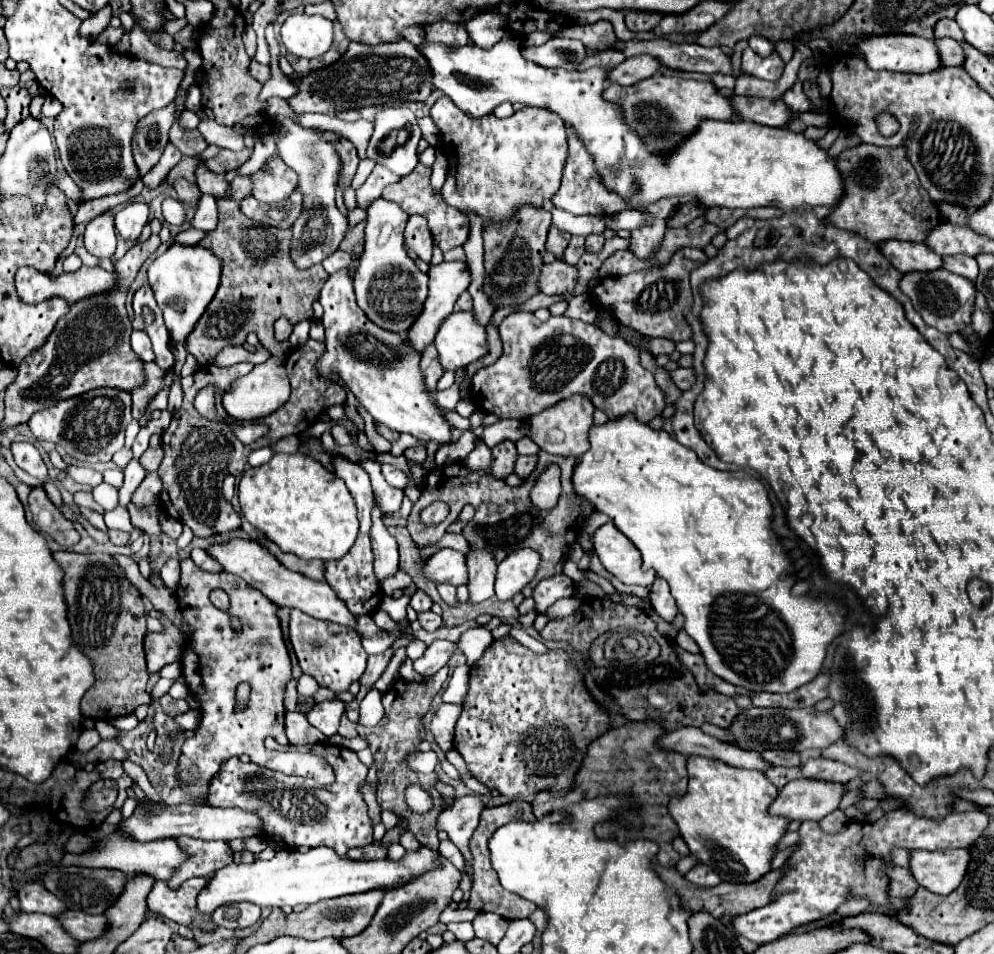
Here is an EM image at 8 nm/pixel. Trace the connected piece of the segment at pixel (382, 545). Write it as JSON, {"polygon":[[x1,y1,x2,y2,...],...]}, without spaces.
{"polygon":[[374,500,370,538,372,538,372,552,374,552,374,572,378,580,384,580,398,570,398,544,394,536,388,534,388,528,384,526,382,518,384,512]]}

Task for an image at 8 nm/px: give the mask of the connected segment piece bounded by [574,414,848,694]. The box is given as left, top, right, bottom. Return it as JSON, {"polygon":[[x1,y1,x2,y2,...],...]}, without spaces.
{"polygon":[[632,414,620,418,618,422,608,422,604,426,592,428,590,430,590,444,592,444,590,452,586,452,580,458,580,462,574,470,576,492,580,496,584,496,590,504,594,504,594,508,598,512,608,514,610,520,618,526,618,530,632,540,632,544,642,554,644,570,650,570,650,568,656,570,656,574,670,584,670,592,676,600,676,606,684,616,684,630,700,646,700,652,706,658,708,670,712,670,718,678,724,678,726,682,742,686,746,690,752,690,752,692,778,692,778,694,792,692,792,690,808,684,812,678,816,678,816,674,820,672,820,668,824,664,826,654,828,654,828,646,848,630,848,622,846,622,848,610,840,602,840,598,808,596,808,594,792,596,790,590,792,590,794,584,786,584,786,582,778,580,782,572,792,570,792,560,788,556,788,550,780,544,778,536,774,536,774,532,772,532,774,514,772,514,772,502,768,498,768,492,766,492,764,484,760,480,748,476,746,472,740,472,740,470,738,472,720,472,720,470,714,470,714,468,706,466,704,462,698,460,696,452,692,452,686,446,678,444,664,430,648,428,648,424,638,422]]}

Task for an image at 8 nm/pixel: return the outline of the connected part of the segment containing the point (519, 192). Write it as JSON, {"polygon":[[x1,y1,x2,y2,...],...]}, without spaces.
{"polygon":[[448,96,436,100,430,108,430,118,440,130,442,136,442,152,448,158,448,178,442,186,442,198,446,204,458,208,460,212,472,210,480,214,484,220,502,222,516,214,516,208,522,204,532,204,536,208,542,206,542,200,550,200,560,188,560,178,568,154,566,142,566,126,562,118,544,108,522,108,508,118,494,118,492,114,482,118,470,118,462,114]]}

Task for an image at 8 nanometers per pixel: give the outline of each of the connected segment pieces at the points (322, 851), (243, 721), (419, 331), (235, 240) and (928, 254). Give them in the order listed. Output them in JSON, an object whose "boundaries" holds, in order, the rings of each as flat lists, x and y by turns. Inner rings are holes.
{"boundaries":[[[316,846,308,852,280,850,272,860,256,860,252,864,228,864,220,868,210,884,198,896,198,910,204,914,214,912,218,906,228,902,254,902,262,908,274,906,298,906,316,904,324,898,338,898,346,894,360,894,368,890,392,890,408,884,416,876,422,876,440,866,440,852,420,846,418,850,406,850,402,860,350,860,338,856,332,848]],[[190,558,182,560,180,564,182,576,176,598,186,622,192,628,190,642,182,652,182,674,188,690,200,700,202,706,202,722,196,734,182,746,178,764,178,778,182,780,182,788,190,794,208,792,208,784,220,770,220,764,232,756,242,754,248,754,250,760,262,768,270,768,288,776,314,778,324,786,332,784,334,772,332,766,324,762,324,758,314,754,274,752,264,748,266,736,272,736,281,745,288,744,284,729,286,710,282,702,286,682,292,678,292,670,276,616,278,606,264,598,264,594,248,586,242,578,236,578,228,572,204,572],[216,588,224,590,230,596,228,614,214,608,214,604,210,602,210,592],[230,614,242,620,242,632,234,632,230,628],[240,682,248,682,252,686,252,692,246,708,236,712,236,686]],[[450,260,450,262,442,262,438,266,430,266,430,292,428,292,428,298,426,298,426,304,424,304,424,310,422,314,416,318,416,322,412,324,412,328,406,332,408,336,408,342,414,350,422,352,428,344,434,342,434,336,436,336,436,330,440,326,440,322,444,318,448,318,448,314,452,314,454,310,454,304,458,300,458,296,470,286,472,282,472,274,470,274,470,268,464,260]],[[238,176,232,180,232,194,220,200,218,228,214,232,208,232,208,236,200,242,200,246,212,250,214,254,220,254,224,264,216,296,184,342,186,350,200,362,200,366,210,364,222,348,244,344,248,332,256,332,260,344,272,350,272,356,284,360,288,354,286,342,274,340,274,322,280,316,290,318,292,324,308,320,312,316,312,304,318,300,320,288,328,280,328,274,324,274,324,268,320,264,308,270,298,270,292,264,288,256,292,230,254,226,254,222,240,212,240,200,252,192,250,188,250,176],[254,254,268,256,256,258]],[[884,242,880,244,880,250,892,262,892,266,898,268,902,274,932,272,936,268,942,268,942,256,938,256,924,244]]]}

